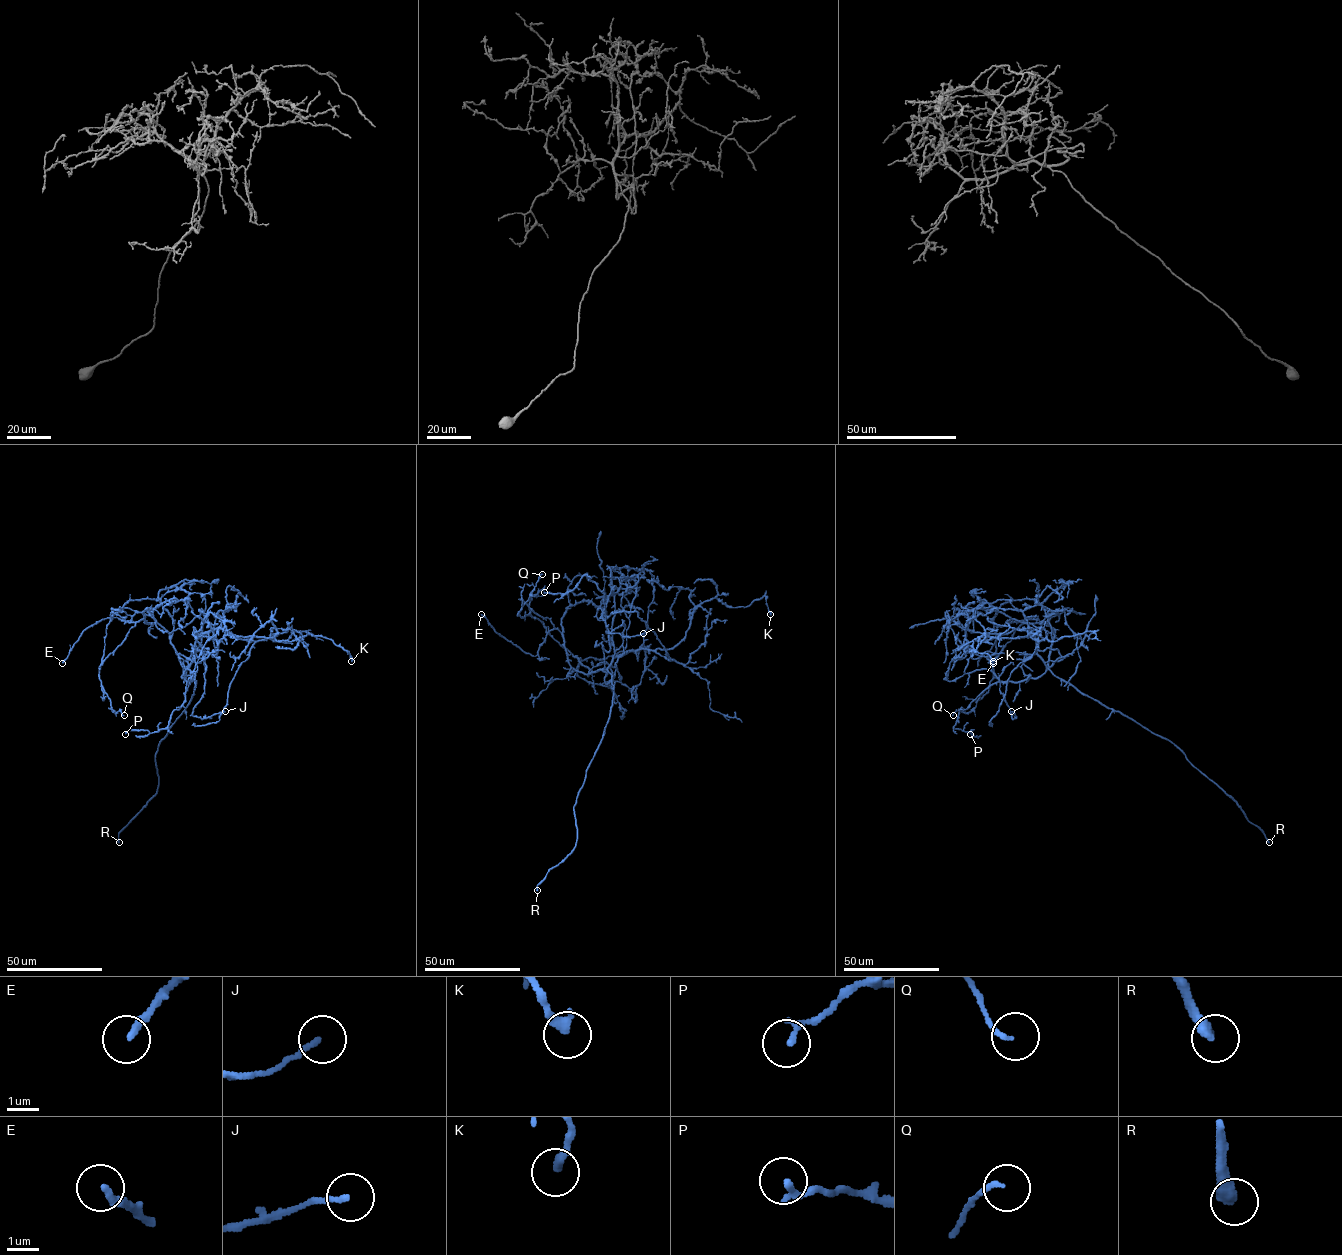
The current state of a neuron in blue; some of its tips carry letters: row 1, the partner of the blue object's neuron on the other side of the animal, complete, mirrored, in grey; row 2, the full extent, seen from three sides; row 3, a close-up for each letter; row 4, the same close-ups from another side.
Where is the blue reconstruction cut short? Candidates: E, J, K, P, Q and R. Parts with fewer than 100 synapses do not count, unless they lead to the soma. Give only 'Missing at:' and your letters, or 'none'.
Missing at: R

